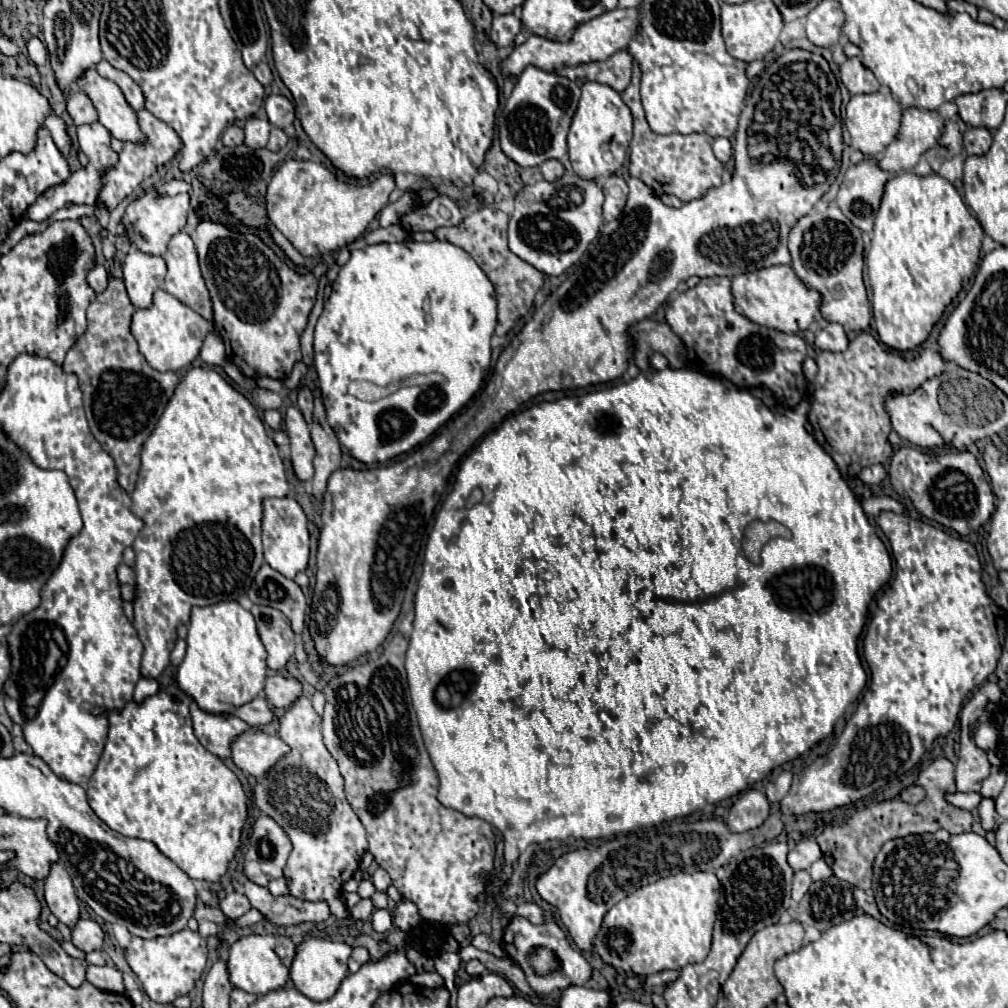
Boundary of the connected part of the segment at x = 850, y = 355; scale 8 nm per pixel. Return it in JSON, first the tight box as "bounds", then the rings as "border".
{"bounds":[808,333,946,479],"border":[[[860,333],[854,341],[850,341],[850,349],[844,353],[820,351],[816,355],[816,363],[816,393],[808,421],[814,427],[814,437],[818,443],[822,431],[824,441],[830,447],[830,455],[846,479],[854,479],[854,475],[866,465],[886,463],[892,455],[892,447],[886,441],[892,431],[888,413],[884,411],[886,395],[896,391],[910,393],[926,379],[940,375],[946,367],[946,361],[938,351],[924,349],[918,357],[906,359],[896,349],[882,345],[870,333]]]}

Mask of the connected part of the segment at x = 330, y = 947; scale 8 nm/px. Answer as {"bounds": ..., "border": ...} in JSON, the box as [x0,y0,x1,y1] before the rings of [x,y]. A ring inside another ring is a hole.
{"bounds":[290,935,352,1001],"border":[[[306,935],[302,939],[302,943],[298,943],[298,947],[296,947],[296,955],[294,955],[294,961],[290,967],[290,979],[296,985],[296,989],[300,993],[304,993],[308,999],[326,1001],[338,991],[342,979],[348,975],[346,961],[348,961],[350,953],[352,953],[352,947],[346,943],[332,943],[322,937]]]}

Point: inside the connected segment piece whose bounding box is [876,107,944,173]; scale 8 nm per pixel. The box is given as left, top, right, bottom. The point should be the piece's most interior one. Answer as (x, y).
(920, 130)

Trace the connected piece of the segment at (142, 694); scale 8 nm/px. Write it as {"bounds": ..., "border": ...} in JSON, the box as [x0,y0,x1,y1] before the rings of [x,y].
{"bounds":[134,677,160,701],"border":[[[140,677],[140,681],[136,683],[136,691],[134,691],[134,701],[142,701],[154,693],[158,693],[160,685],[156,679],[148,679],[148,677]]]}

